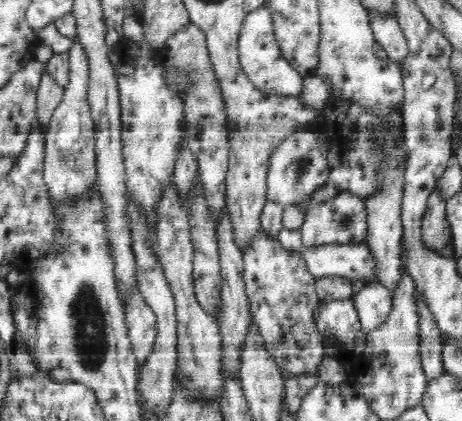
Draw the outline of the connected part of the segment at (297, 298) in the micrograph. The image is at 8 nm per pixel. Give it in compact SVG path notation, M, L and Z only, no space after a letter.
M260 230L253 244L244 252L243 263L246 295L248 295L253 322L257 326L257 333L263 340L265 350L274 359L285 379L300 375L316 375L322 358L328 354L322 333L319 333L316 328L315 320L321 300L315 289L316 277L308 271L307 261L300 253L284 249L277 239L266 237L263 230Z

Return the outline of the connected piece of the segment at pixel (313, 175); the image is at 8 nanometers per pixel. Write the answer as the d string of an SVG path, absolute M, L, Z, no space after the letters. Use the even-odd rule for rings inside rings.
M297 131L286 136L270 157L267 200L284 207L304 204L306 198L310 198L322 186L332 184L329 176L331 167L326 158L329 144L326 144L325 139L326 135L320 131Z

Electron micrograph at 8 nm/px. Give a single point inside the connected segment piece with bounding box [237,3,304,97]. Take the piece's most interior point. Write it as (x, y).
(261, 59)

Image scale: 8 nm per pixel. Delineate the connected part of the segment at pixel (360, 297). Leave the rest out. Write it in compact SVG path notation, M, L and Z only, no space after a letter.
M370 282L352 296L362 330L375 331L386 320L393 307L392 295L380 282Z

